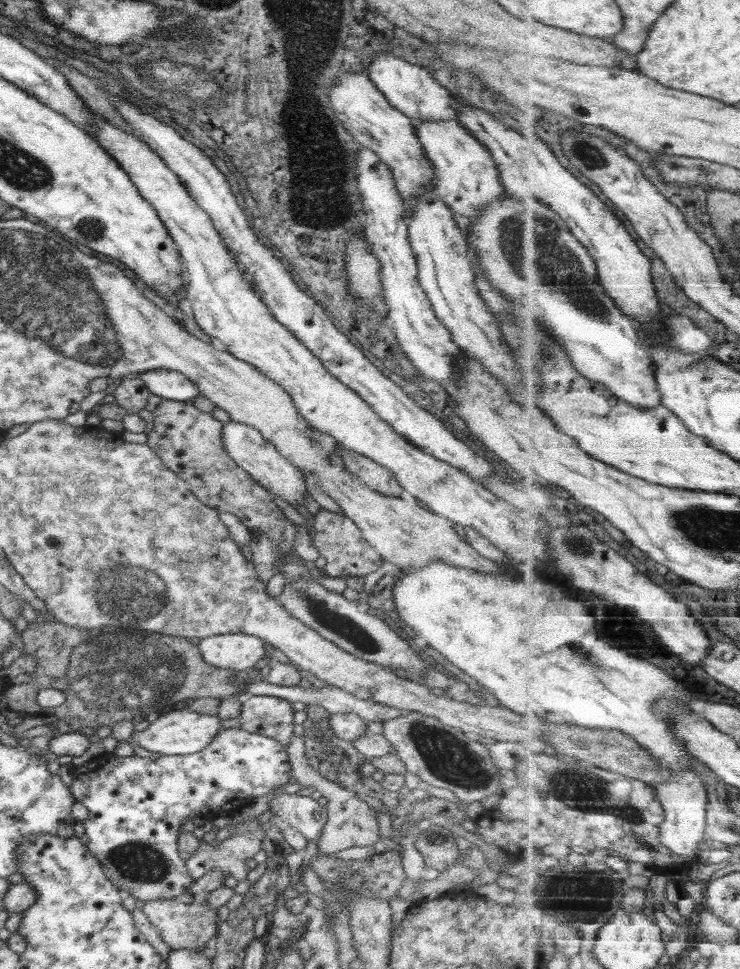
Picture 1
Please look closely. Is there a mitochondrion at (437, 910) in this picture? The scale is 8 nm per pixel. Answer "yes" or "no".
no

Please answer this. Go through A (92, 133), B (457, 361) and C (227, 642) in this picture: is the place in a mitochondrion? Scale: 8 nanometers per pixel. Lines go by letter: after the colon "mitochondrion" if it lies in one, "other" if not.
A: other
B: other
C: other

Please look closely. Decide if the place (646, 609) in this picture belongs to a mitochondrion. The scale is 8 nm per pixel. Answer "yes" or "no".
no

